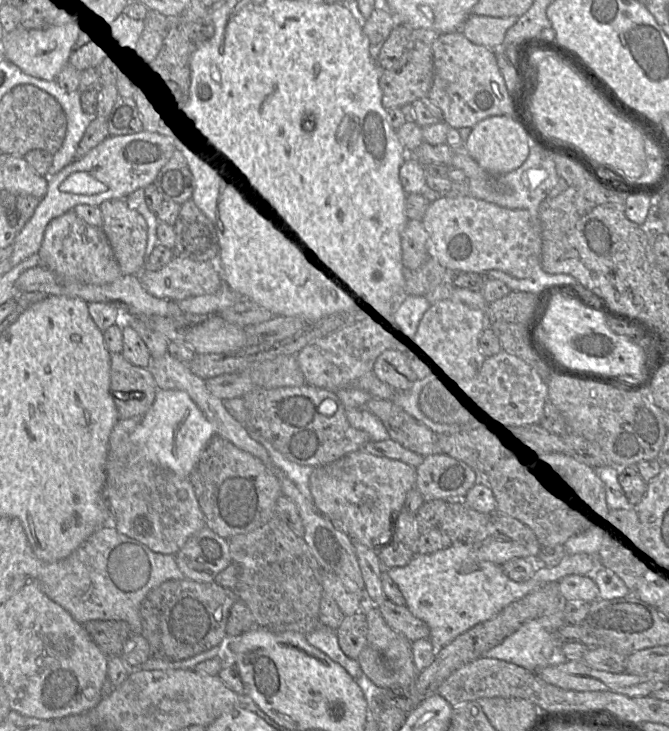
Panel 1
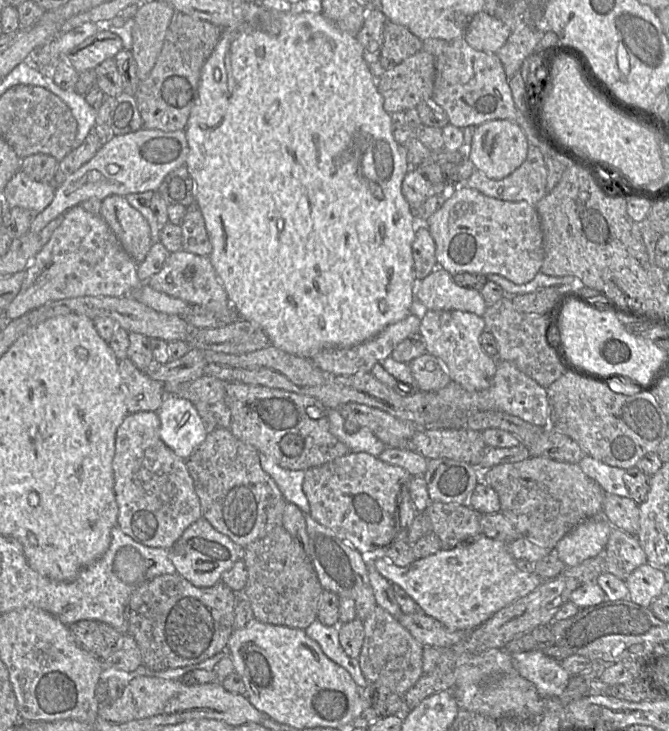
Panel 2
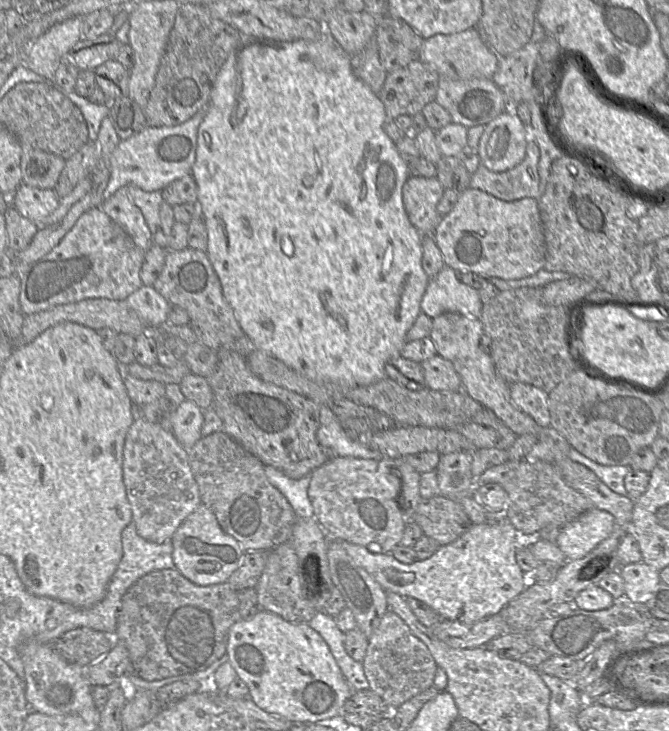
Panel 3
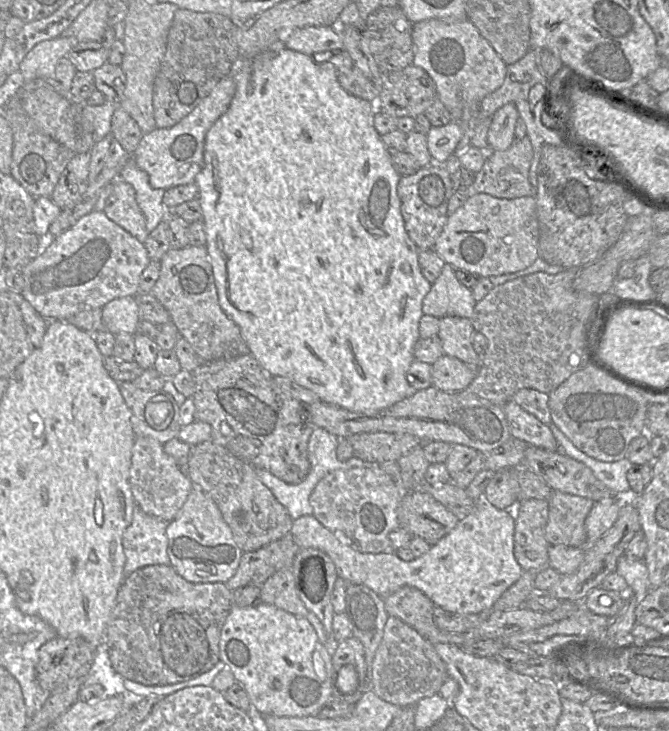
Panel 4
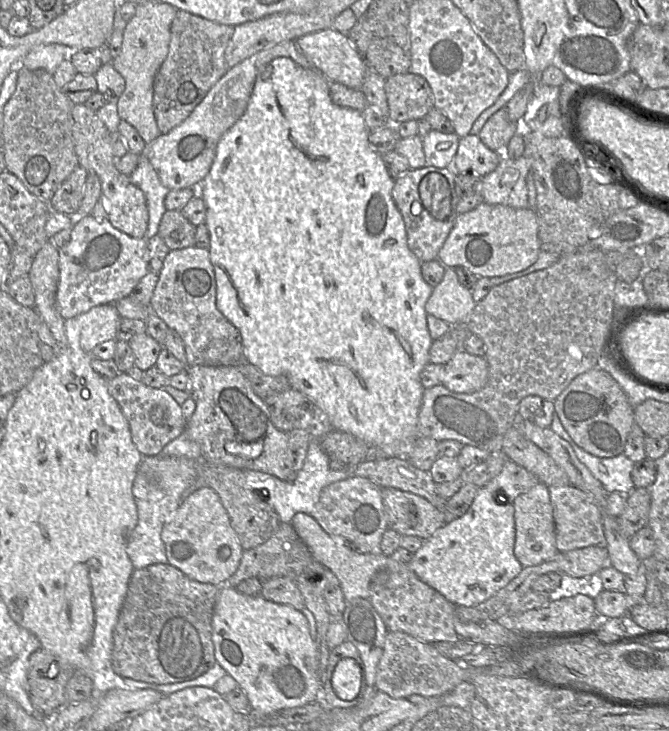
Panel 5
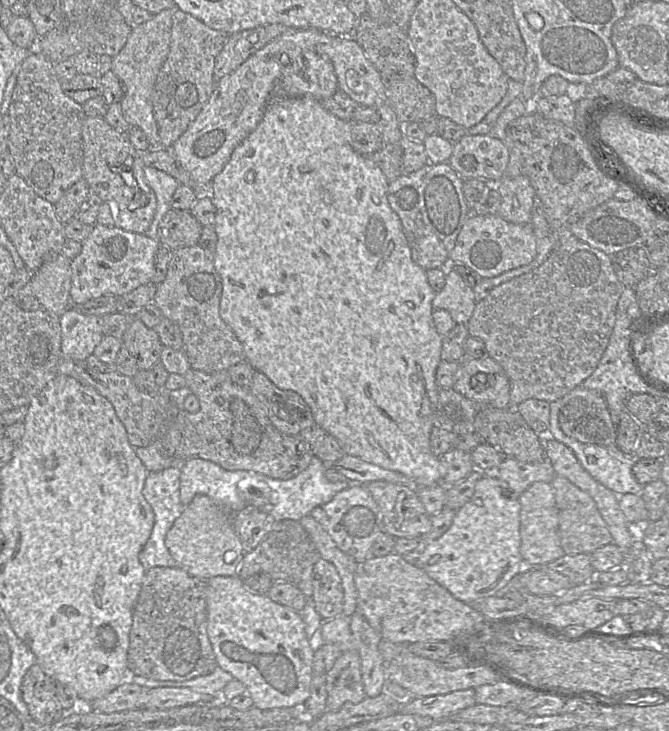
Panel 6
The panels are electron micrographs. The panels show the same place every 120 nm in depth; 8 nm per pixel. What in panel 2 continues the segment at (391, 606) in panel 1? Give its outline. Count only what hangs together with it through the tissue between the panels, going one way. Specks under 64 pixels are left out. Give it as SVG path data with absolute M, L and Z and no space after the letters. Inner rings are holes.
M425 613L402 614L399 623L423 646L446 649L461 641L470 631L450 631Z

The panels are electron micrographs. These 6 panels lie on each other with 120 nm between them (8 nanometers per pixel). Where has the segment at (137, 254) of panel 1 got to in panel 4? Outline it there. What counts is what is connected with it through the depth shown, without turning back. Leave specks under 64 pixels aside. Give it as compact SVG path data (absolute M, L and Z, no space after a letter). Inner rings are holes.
M121 179L112 183L112 192L106 200L103 213L139 242L145 243L149 235L145 216L136 202L135 191L130 184Z

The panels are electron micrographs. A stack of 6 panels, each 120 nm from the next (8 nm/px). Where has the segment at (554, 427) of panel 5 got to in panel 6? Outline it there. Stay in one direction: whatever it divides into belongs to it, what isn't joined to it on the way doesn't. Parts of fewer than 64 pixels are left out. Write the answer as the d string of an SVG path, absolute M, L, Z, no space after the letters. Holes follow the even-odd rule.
M560 401L549 402L550 404L550 420L548 436L565 444L569 447L576 458L582 465L582 467L598 482L603 484L605 487L613 491L616 495L621 496L623 494L635 494L641 495L642 488L644 485L639 484L633 473L632 467L635 462L634 456L625 455L616 445L602 447L590 444L584 444L572 437L568 437L563 433L559 425L559 409Z

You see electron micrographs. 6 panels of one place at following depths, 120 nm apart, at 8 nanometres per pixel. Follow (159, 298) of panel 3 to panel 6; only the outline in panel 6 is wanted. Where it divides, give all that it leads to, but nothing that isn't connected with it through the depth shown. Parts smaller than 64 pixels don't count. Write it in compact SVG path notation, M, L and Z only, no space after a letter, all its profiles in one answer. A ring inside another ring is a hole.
M70 306L59 318L62 359L85 361L104 337L99 317L82 314L76 306Z

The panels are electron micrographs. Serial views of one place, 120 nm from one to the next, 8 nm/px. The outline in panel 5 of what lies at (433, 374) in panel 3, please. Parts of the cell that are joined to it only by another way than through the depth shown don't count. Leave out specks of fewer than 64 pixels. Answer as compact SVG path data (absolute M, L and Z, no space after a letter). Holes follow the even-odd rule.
M459 349L444 364L441 385L457 393L473 393L482 389L488 380L488 364L483 356Z

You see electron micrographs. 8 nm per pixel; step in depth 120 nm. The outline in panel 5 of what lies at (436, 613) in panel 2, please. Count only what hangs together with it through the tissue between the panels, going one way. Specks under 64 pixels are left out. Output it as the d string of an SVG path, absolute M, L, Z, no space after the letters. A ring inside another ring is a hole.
M483 486L464 515L445 523L423 541L408 567L418 578L455 606L479 605L504 588L522 571L514 555L515 520L513 504L501 505ZM303 512L297 513L290 522L301 540L309 548L312 557L325 568L331 570L338 578L346 603L355 598L370 598L372 577L387 563L389 557L384 554L360 554L351 549L345 541L340 541L326 533L317 521Z

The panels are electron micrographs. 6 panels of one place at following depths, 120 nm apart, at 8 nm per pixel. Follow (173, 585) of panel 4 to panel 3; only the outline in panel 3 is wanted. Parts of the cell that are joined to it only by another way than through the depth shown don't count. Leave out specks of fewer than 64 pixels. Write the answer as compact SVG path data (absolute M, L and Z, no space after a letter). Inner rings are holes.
M176 568L159 569L151 571L139 578L124 593L118 610L116 630L113 640L123 644L129 654L129 673L134 674L146 681L157 681L165 678L193 674L207 669L215 661L223 657L227 652L229 630L239 620L238 591L231 587L228 582L217 583L207 586L199 586L185 578Z

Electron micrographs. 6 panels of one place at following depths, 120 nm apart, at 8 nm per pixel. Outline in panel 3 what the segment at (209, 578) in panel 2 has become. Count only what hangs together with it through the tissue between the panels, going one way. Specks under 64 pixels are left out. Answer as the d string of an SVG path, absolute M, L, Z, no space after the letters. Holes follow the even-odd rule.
M202 503L182 521L173 533L171 541L175 568L199 586L227 582L239 567L244 555L238 541L221 529L213 512Z

